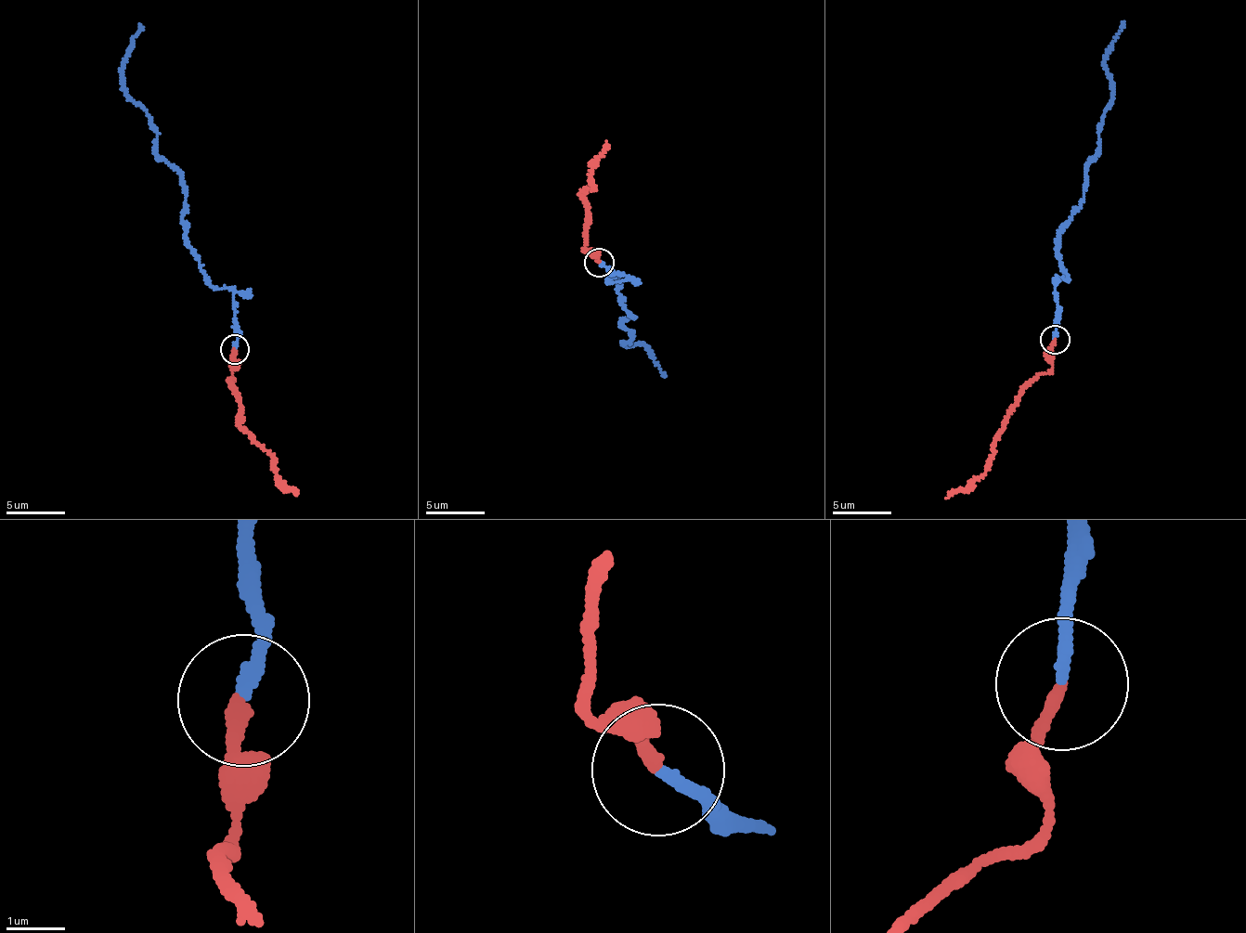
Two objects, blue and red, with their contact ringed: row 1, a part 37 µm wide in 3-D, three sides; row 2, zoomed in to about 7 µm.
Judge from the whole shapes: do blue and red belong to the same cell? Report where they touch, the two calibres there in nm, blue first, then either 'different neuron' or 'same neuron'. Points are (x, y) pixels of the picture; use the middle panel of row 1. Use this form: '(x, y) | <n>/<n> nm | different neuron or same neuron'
(599, 263) | 200/240 nm | same neuron

